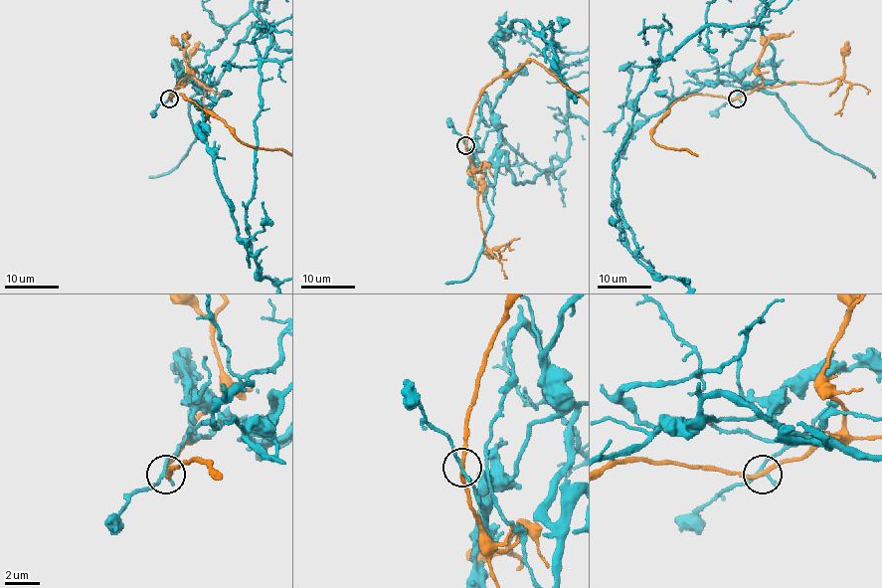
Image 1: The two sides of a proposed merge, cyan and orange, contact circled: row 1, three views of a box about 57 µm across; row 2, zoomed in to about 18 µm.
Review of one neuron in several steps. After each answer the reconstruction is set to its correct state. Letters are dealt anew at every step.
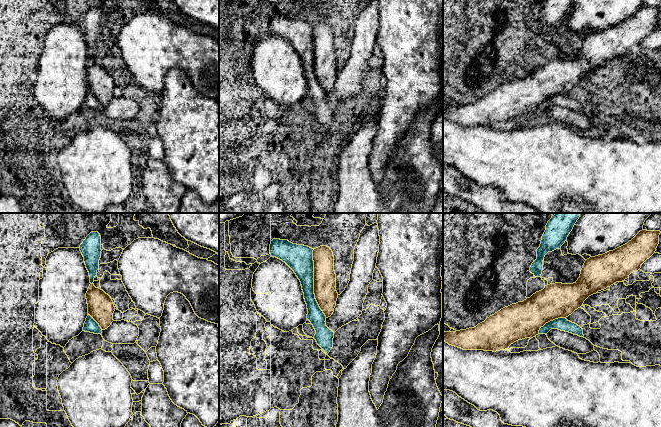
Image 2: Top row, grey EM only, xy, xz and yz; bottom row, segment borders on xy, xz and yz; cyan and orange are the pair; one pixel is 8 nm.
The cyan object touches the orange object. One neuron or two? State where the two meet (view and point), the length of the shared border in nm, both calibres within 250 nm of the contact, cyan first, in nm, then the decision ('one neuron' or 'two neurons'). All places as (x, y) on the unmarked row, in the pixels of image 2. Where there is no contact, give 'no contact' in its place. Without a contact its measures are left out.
meets cyan in xz at (313, 59); contact 550 nm long; 220 nm thick on the cyan side, 180 nm on the other; two neurons

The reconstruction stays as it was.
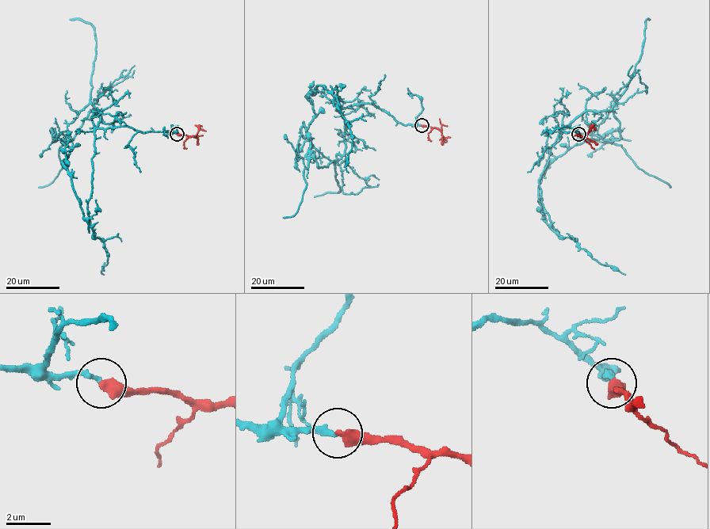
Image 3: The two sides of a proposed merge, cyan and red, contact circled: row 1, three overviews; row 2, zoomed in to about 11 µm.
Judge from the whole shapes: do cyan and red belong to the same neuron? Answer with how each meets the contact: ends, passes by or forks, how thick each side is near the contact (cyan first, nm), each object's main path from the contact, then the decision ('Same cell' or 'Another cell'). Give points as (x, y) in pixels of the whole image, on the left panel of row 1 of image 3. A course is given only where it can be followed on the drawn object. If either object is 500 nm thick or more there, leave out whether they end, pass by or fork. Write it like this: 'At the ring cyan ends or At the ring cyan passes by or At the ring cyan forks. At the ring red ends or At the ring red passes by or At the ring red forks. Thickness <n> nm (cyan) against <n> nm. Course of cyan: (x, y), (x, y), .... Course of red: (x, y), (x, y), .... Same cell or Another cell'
Thickness 240 nm (cyan) against 500 nm. Course of cyan: (177, 134), (96, 127), (101, 111), (92, 110), (62, 142), (83, 218), (105, 249), (104, 274). Course of red: (177, 134), (195, 137), (199, 127), (202, 129). Same cell

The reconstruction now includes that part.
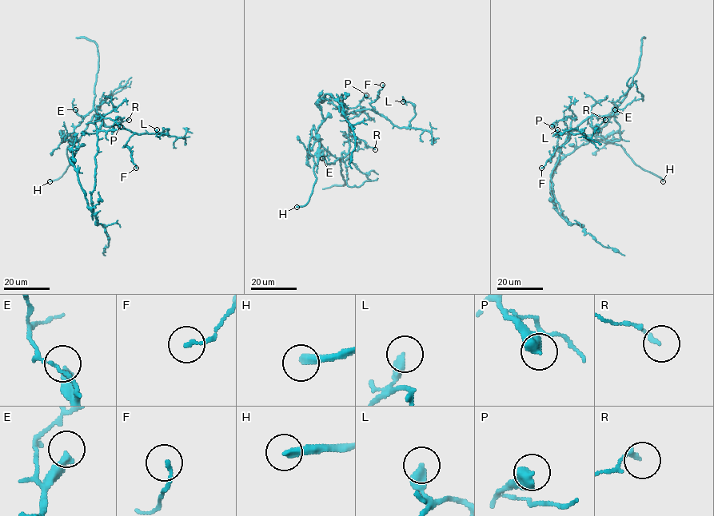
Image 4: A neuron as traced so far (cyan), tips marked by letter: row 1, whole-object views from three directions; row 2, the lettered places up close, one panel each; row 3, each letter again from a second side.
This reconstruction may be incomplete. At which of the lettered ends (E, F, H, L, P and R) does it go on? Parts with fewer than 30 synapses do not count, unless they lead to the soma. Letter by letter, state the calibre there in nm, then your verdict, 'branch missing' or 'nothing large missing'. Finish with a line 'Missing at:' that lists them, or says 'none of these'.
E: 360 nm thick; branch missing
F: 130 nm thick; nothing large missing
H: 320 nm thick; branch missing
L: 380 nm thick; nothing large missing
P: 550 nm thick; nothing large missing
R: 170 nm thick; nothing large missing
Missing at: E, H

